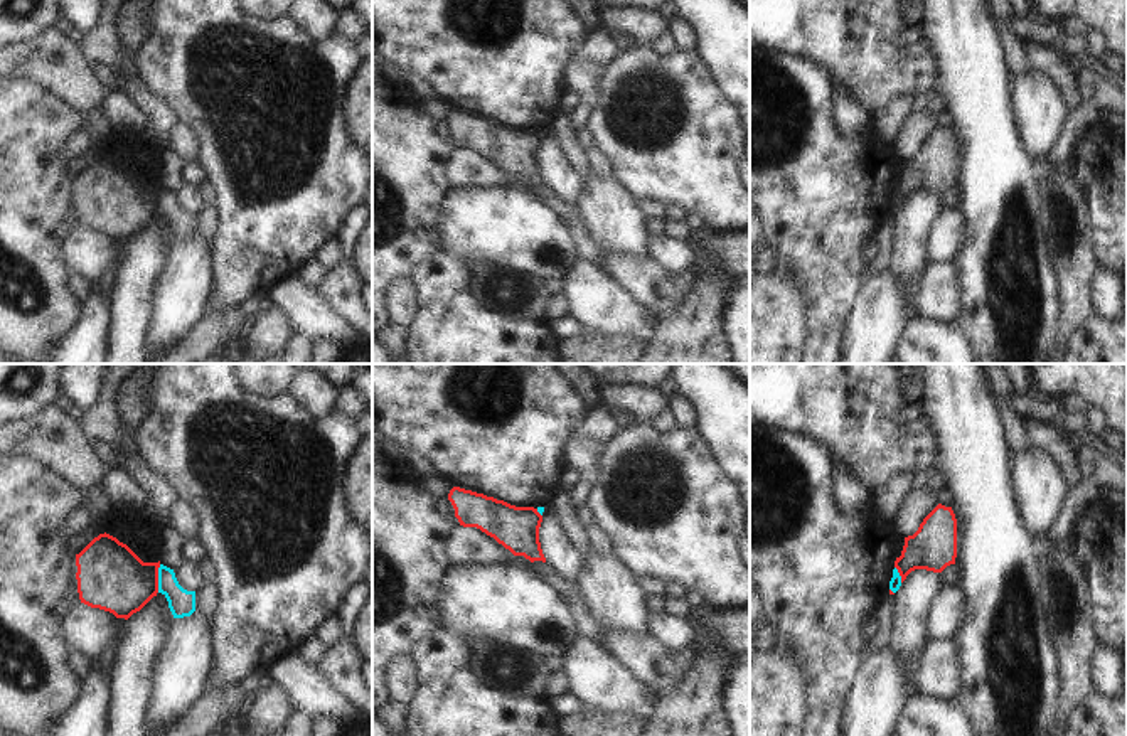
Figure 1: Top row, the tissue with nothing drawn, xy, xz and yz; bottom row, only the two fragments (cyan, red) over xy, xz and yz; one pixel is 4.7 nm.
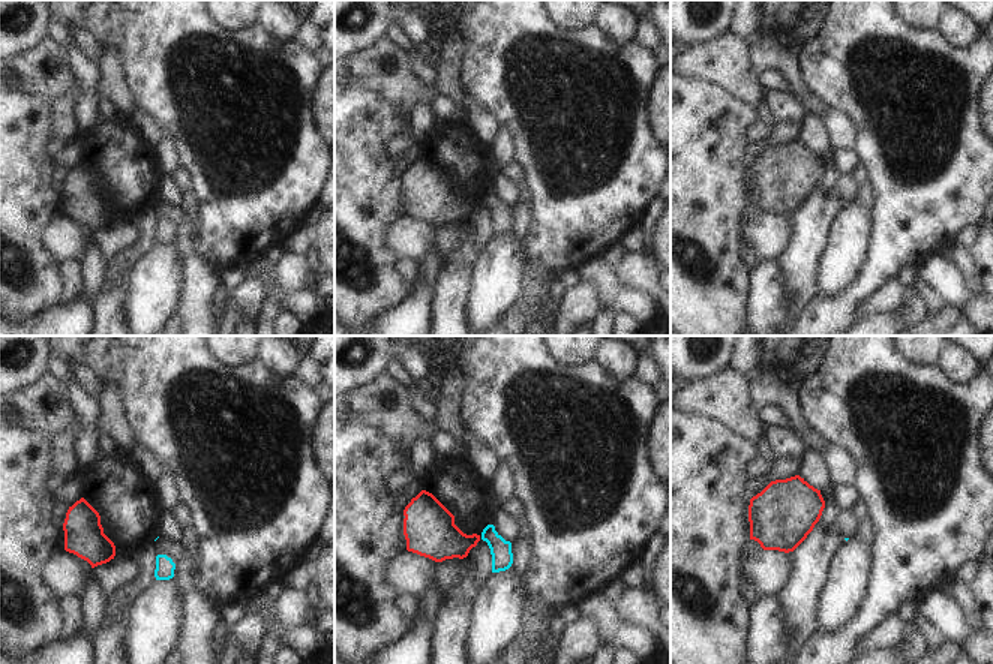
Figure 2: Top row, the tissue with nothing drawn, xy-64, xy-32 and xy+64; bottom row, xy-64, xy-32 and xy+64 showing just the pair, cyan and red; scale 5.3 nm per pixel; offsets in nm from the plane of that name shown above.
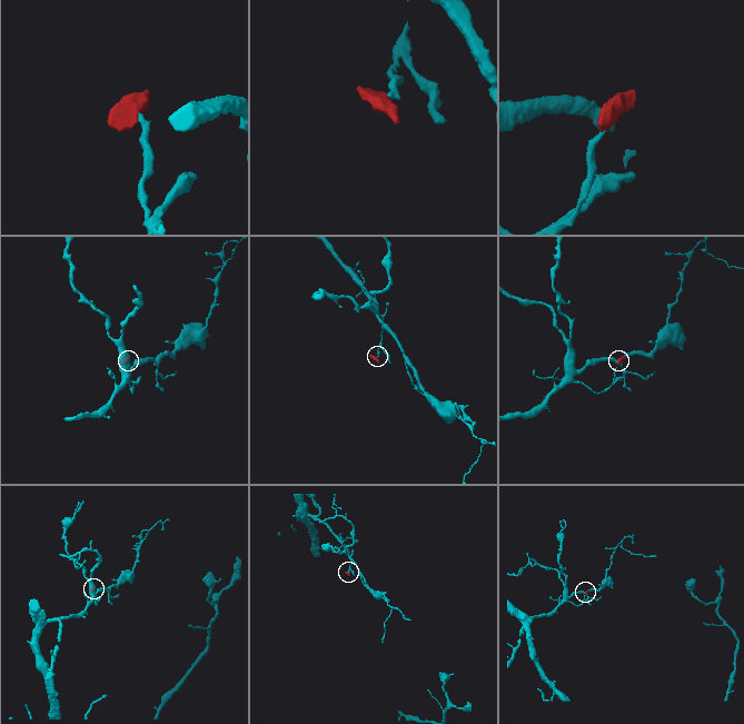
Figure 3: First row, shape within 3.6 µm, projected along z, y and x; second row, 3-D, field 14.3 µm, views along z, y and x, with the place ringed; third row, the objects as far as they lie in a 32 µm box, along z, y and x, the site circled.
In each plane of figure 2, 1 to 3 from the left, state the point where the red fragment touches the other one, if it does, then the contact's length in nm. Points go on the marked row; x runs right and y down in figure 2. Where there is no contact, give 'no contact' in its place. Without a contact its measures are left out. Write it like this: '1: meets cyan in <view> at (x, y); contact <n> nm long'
1: no contact
2: no contact
3: no contact

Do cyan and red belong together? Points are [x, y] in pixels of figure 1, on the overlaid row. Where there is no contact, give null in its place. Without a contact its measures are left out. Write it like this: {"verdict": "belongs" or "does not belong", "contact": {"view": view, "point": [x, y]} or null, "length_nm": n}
{"verdict": "does not belong", "contact": {"view": "xy", "point": [159, 578]}, "length_nm": 140}

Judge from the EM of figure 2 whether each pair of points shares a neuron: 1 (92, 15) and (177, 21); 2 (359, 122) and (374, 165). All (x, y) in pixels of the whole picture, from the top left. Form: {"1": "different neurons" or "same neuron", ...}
{"1": "same neuron", "2": "same neuron"}

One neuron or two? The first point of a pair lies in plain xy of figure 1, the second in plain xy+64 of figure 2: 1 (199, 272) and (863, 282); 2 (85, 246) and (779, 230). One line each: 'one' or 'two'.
1: two
2: one

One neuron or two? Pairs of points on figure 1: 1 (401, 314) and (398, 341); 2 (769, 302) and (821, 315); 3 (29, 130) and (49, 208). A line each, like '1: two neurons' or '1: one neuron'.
1: two neurons
2: two neurons
3: one neuron

